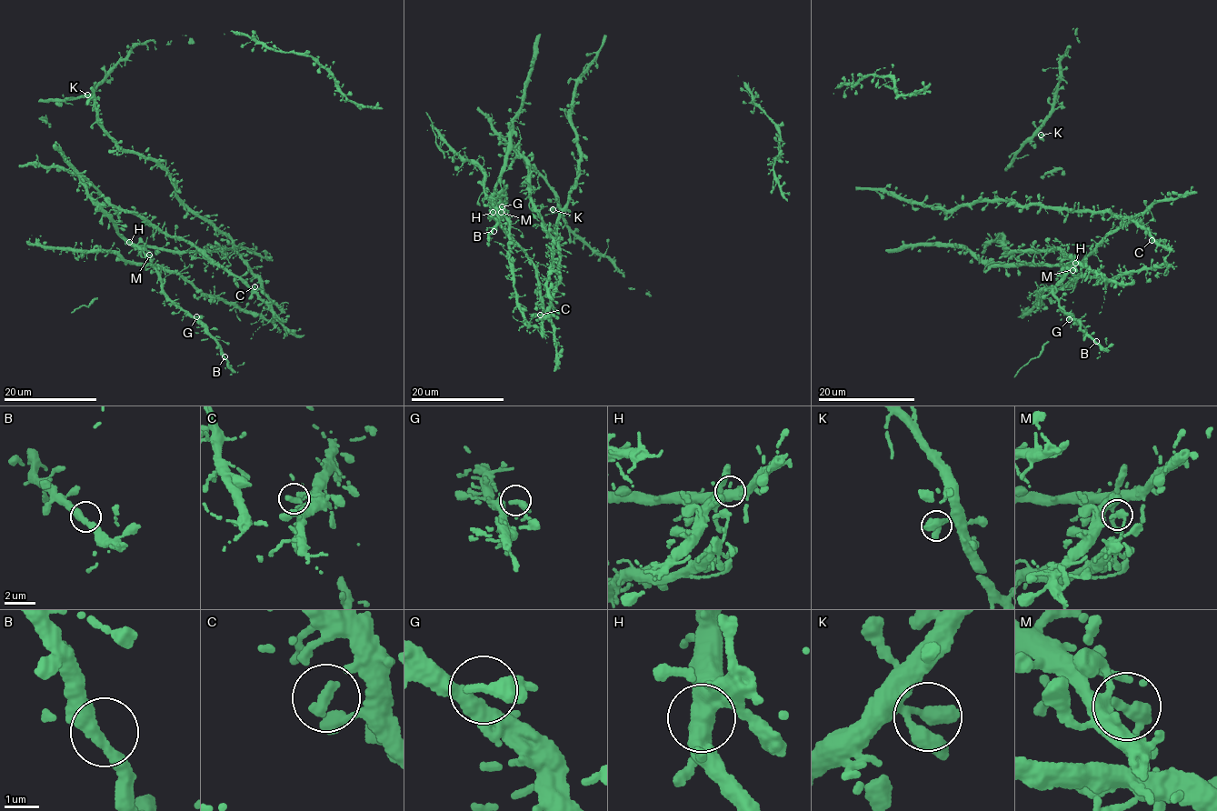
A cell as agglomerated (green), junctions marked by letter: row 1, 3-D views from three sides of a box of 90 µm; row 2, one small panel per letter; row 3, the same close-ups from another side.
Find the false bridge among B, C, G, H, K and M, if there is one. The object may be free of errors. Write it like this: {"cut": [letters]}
{"cut": []}

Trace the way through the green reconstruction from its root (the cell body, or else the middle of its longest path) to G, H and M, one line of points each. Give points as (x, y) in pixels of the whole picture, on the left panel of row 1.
G: (260, 281), (281, 311), (274, 322), (207, 296), (154, 265), (147, 254), (164, 295), (196, 316)
H: (260, 281), (265, 295), (281, 311), (274, 322), (201, 293), (176, 274), (154, 265), (150, 255), (129, 242)
M: (260, 281), (265, 295), (281, 311), (274, 322), (219, 297), (207, 296), (176, 274), (154, 265), (150, 255)

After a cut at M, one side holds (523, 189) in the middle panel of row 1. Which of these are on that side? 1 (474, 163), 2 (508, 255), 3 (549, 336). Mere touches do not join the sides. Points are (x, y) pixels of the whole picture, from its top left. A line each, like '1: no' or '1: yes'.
1: yes
2: no
3: yes

